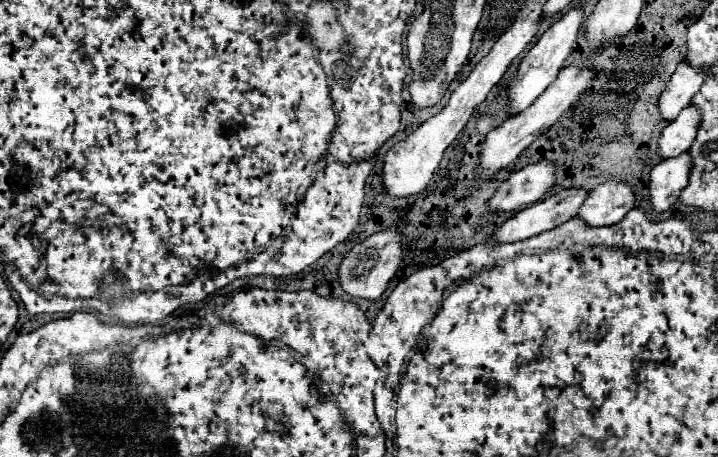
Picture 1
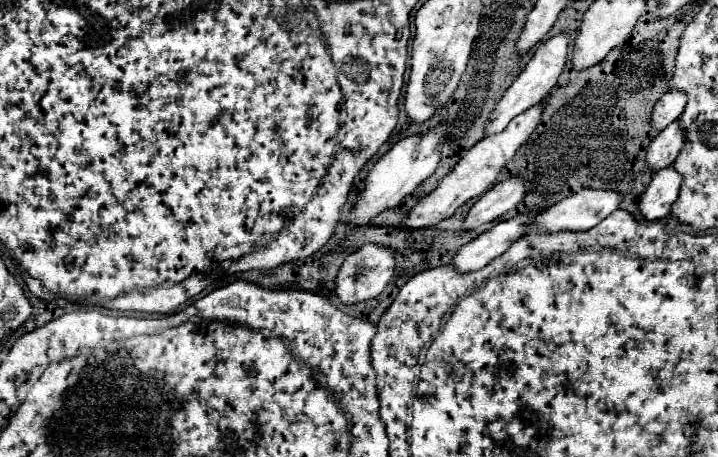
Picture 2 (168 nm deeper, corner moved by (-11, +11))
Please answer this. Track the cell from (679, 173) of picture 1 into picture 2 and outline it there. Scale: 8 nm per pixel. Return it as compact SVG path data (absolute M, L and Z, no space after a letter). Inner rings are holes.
M672 165L652 175L650 185L640 195L638 201L638 209L644 215L644 219L656 221L656 219L664 219L670 213L672 203L678 199L680 181L682 177L680 173L676 173L676 169L672 169Z

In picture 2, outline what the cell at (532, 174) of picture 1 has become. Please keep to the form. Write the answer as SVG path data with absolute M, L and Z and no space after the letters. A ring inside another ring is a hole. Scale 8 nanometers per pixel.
M508 177L502 183L494 185L488 193L484 193L466 213L462 229L474 231L484 223L492 223L502 217L506 211L514 209L522 197L526 195L524 177Z

